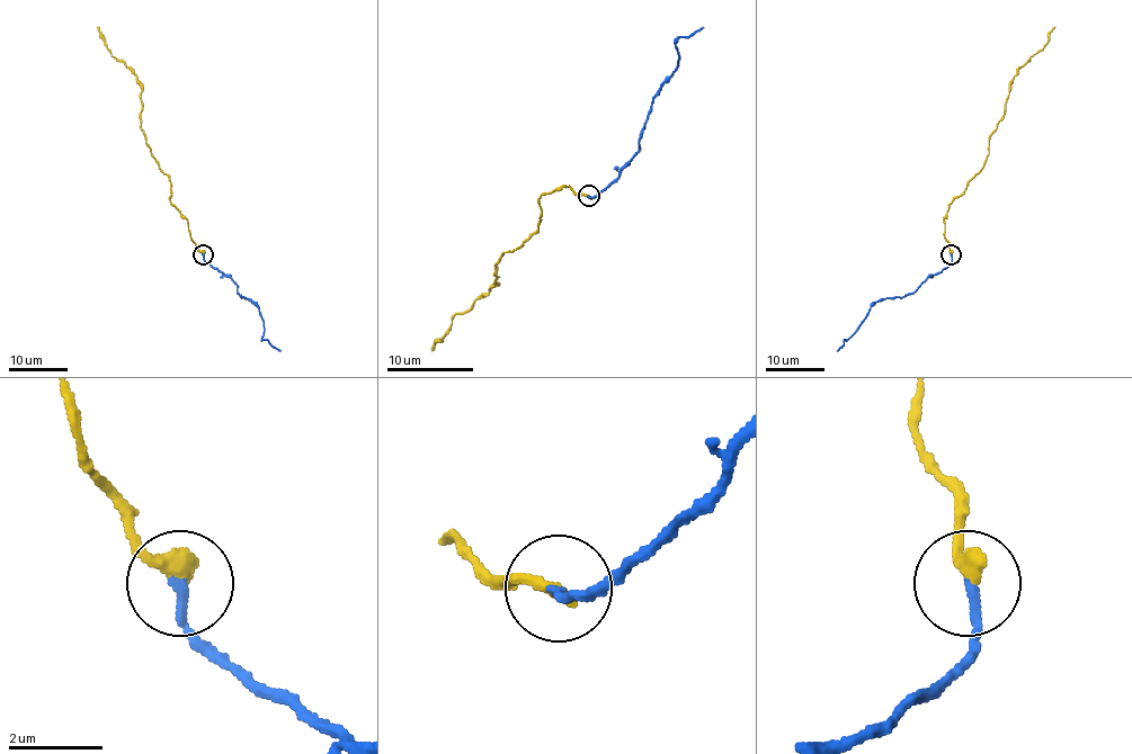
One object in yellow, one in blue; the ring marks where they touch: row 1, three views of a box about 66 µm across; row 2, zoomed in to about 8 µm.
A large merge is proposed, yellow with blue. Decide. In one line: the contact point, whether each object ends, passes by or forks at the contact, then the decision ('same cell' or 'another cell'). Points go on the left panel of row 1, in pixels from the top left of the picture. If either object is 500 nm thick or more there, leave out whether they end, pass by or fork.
(203, 254) | yellow ends | blue ends | same cell

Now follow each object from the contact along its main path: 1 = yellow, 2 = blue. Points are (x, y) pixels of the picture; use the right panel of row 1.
1: (950, 254), (944, 238), (948, 206), (983, 164), (989, 134), (1004, 114), (1008, 83), (1043, 46), (1055, 26)
2: (950, 254), (952, 261), (914, 292), (878, 301), (864, 321), (836, 350)

